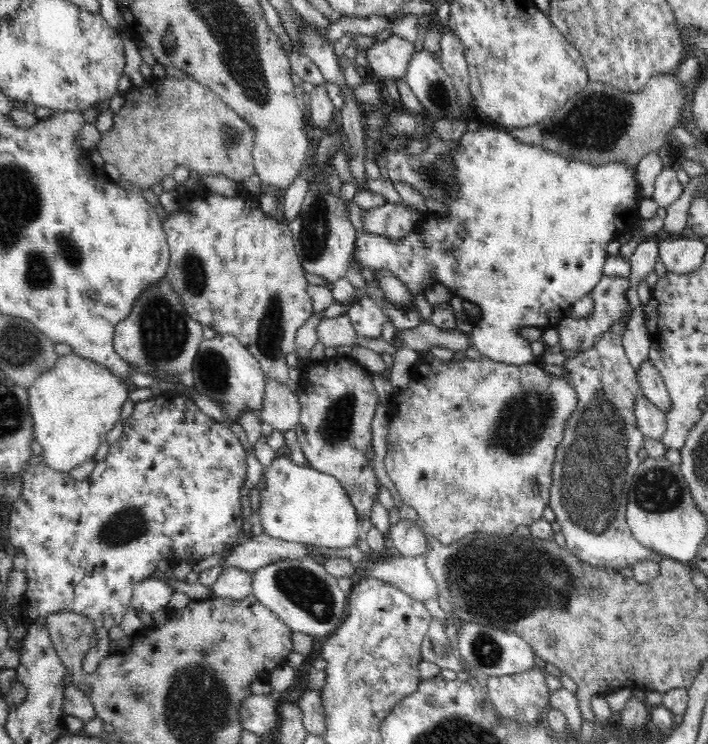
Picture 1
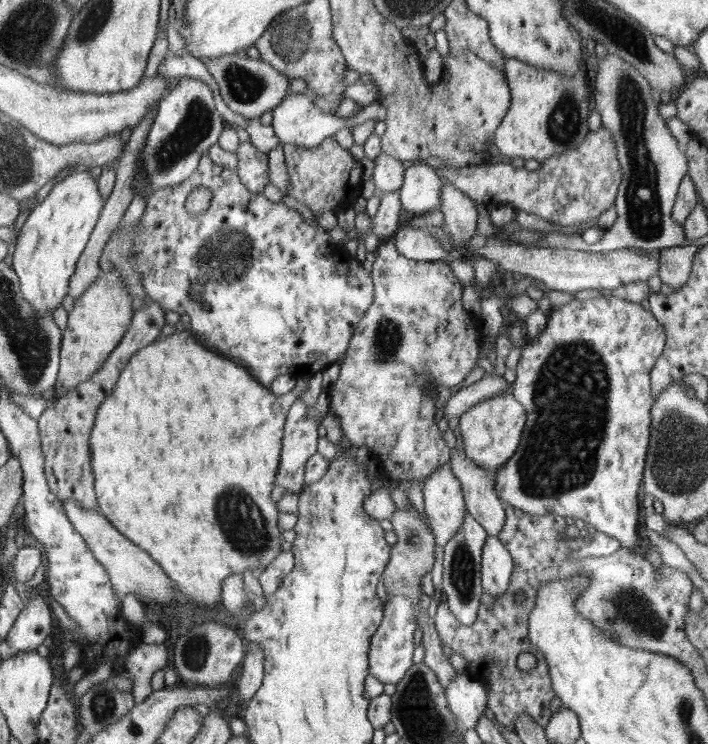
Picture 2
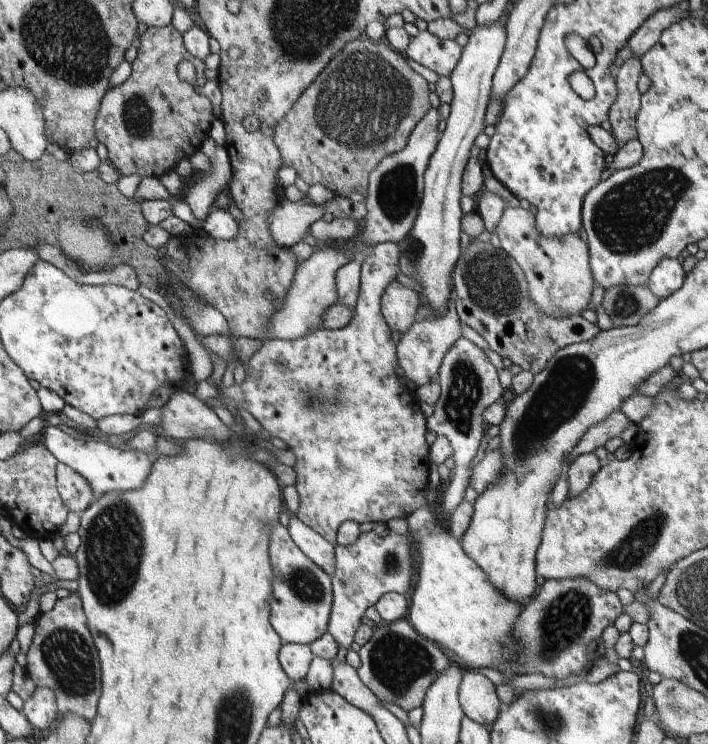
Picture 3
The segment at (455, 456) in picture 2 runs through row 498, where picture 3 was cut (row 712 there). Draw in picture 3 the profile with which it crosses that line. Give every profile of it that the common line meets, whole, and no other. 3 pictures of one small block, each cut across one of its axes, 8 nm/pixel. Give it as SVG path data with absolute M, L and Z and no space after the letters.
M473 670L463 672L457 688L457 700L463 716L481 726L491 726L501 710L501 702L495 696L495 686Z

